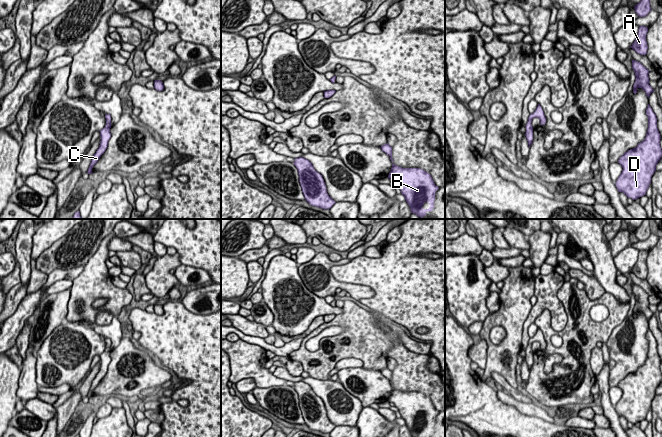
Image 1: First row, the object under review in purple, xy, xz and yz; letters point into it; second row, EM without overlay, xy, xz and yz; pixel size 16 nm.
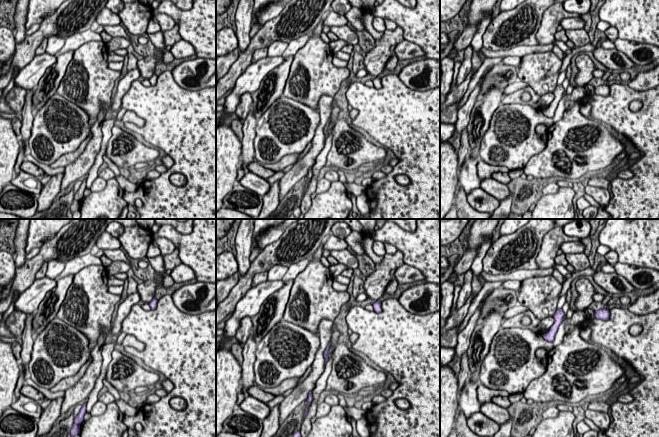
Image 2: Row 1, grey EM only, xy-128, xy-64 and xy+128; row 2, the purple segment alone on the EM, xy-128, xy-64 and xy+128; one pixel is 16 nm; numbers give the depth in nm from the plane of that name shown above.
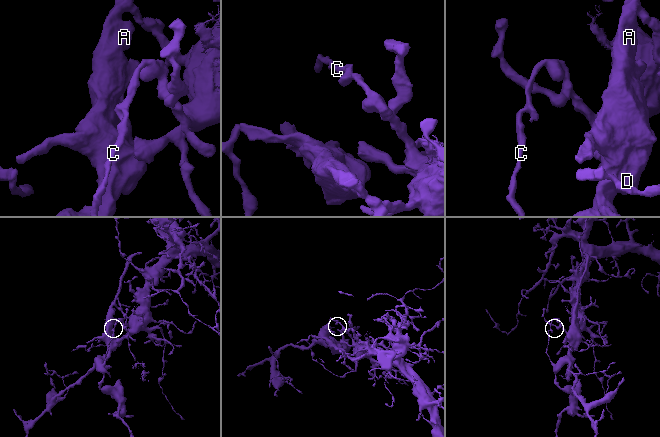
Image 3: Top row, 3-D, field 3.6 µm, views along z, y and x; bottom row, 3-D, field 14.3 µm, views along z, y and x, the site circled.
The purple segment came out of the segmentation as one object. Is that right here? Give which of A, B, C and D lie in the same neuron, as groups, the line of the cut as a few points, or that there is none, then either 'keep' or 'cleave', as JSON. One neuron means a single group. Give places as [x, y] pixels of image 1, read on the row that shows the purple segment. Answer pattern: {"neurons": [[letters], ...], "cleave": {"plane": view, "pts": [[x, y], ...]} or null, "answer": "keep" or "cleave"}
{"neurons": [["A", "C", "D"], ["B"]], "cleave": {"plane": "yz", "pts": [[528, 118], [531, 120]]}, "answer": "cleave"}

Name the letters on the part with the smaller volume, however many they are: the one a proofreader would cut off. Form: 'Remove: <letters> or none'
Remove: A, C, D

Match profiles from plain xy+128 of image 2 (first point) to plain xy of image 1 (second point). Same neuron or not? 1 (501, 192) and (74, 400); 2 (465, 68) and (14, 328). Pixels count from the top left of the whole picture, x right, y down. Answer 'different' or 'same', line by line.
1: different
2: different

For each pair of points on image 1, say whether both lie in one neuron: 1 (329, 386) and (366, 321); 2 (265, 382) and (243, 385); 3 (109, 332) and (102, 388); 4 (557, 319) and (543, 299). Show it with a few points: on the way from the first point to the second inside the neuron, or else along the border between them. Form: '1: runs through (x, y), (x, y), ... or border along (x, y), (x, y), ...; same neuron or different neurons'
1: border along (309, 375), (314, 378), (330, 380); different neurons
2: border along (236, 383), (242, 379), (251, 378), (256, 386); different neurons
3: border along (122, 338), (112, 349); different neurons
4: runs through (557, 314), (548, 304); same neuron

